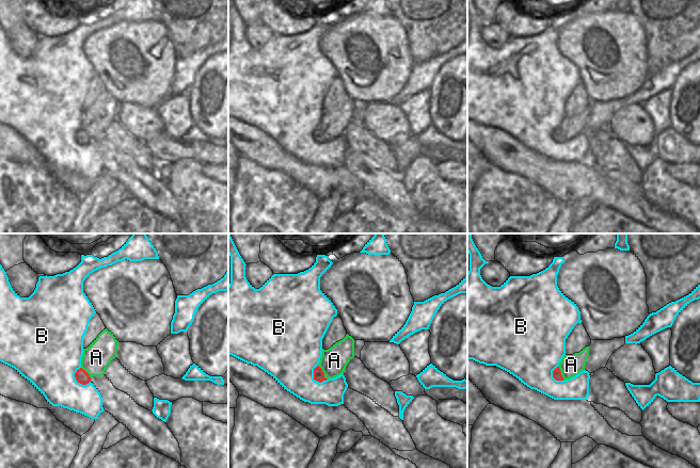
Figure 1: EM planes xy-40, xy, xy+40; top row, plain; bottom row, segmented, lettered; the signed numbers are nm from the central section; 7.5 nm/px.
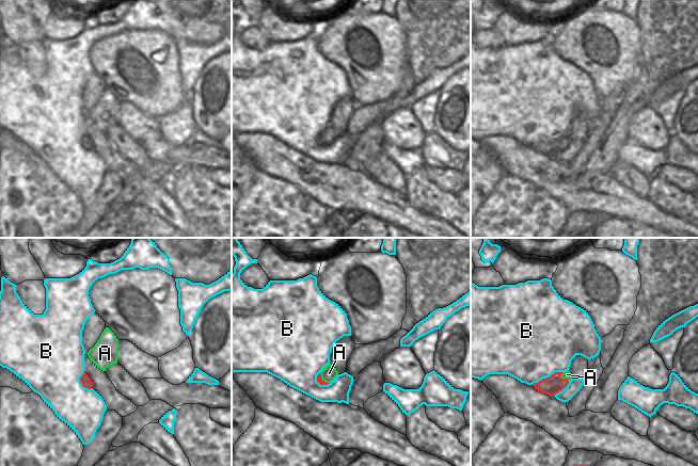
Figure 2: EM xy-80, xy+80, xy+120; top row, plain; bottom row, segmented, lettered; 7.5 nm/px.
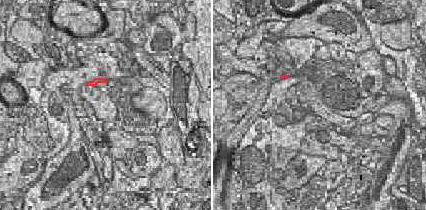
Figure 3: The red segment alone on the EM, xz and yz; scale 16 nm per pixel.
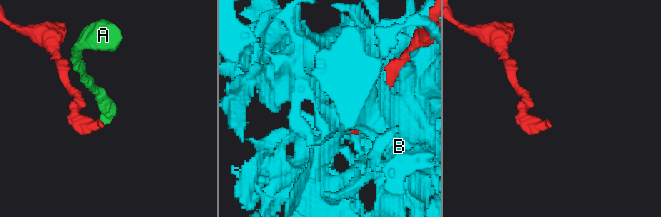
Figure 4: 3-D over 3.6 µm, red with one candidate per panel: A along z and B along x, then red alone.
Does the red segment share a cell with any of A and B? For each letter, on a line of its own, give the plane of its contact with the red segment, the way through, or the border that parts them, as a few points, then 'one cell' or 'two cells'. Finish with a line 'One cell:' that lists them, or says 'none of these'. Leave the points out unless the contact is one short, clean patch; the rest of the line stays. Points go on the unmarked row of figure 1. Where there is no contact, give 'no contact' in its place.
A: meets red in xy; border along xy (318, 126), (323, 136), (328, 140); two cells
B: meets red in xy-40; two cells
One cell: none of these

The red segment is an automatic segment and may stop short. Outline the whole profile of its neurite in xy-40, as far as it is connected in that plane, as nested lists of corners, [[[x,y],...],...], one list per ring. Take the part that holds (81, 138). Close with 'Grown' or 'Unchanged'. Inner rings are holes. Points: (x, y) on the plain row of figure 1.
[[[82,129],[77,131],[77,133],[75,134],[75,139],[76,139],[77,143],[82,145],[82,146],[86,146],[91,143],[90,136]]]. Unchanged.

